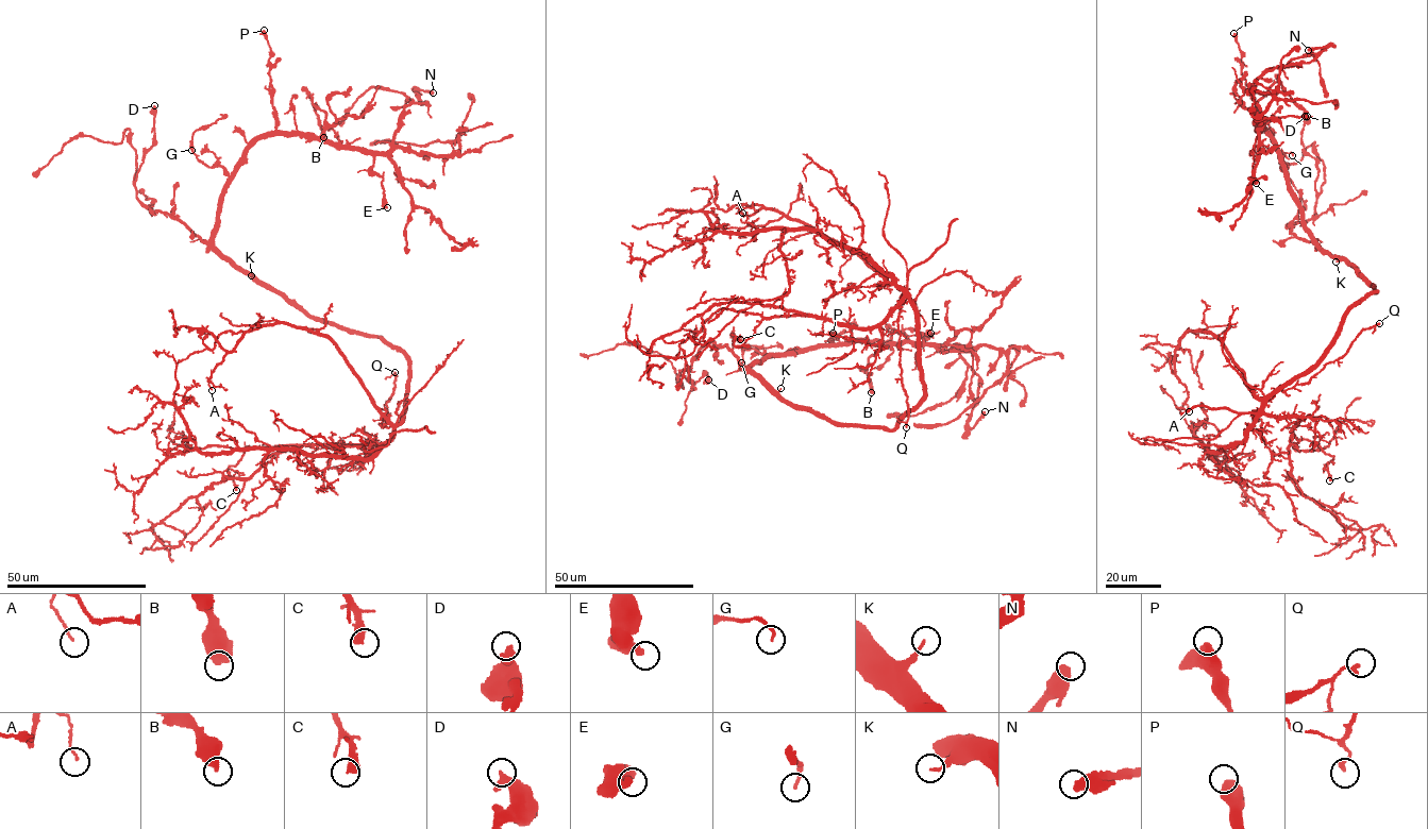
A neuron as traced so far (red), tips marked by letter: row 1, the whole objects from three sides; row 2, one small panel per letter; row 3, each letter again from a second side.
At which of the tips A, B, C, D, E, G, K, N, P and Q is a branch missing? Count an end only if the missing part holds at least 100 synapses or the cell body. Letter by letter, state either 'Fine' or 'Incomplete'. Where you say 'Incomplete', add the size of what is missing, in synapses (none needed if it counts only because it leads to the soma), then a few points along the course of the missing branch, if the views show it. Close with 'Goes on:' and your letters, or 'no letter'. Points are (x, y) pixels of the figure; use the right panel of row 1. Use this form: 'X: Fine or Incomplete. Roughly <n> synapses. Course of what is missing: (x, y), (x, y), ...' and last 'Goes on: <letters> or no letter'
A: Fine
B: Fine
C: Fine
D: Fine
E: Fine
G: Fine
K: Fine
N: Fine
P: Fine
Q: Fine
Goes on: no letter

